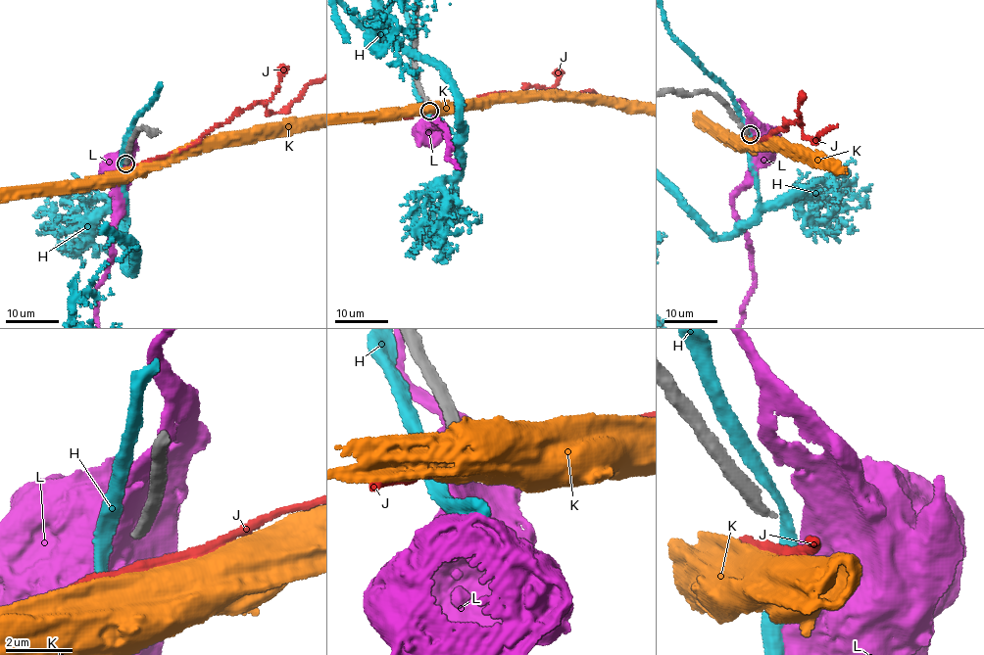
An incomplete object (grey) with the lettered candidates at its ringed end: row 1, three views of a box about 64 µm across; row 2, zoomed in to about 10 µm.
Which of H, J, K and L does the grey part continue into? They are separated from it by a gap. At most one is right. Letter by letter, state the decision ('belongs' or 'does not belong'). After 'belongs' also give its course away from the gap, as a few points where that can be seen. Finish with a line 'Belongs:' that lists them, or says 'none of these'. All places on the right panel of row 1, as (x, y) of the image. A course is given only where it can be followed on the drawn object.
H: does not belong
J: does not belong
K: does not belong
L: does not belong
Belongs: none of these

